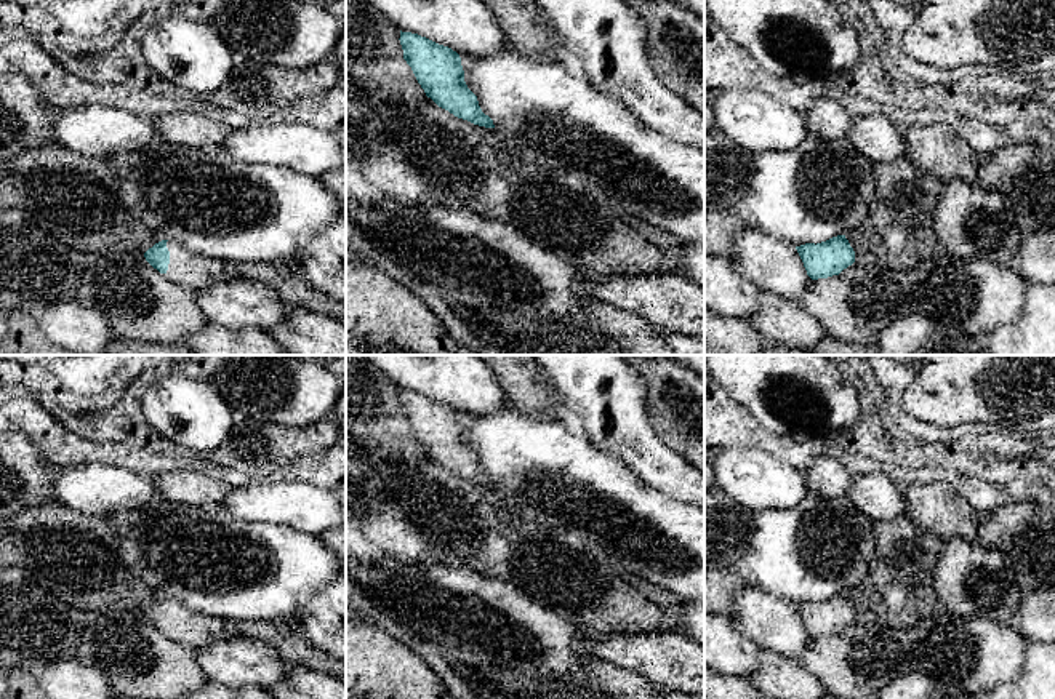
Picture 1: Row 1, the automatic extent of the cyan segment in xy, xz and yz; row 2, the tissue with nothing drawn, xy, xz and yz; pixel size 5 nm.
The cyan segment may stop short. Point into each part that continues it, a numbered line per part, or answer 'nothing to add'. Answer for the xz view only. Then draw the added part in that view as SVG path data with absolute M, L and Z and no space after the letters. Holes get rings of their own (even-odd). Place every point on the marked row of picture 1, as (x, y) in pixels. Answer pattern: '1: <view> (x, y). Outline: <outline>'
nothing to add

